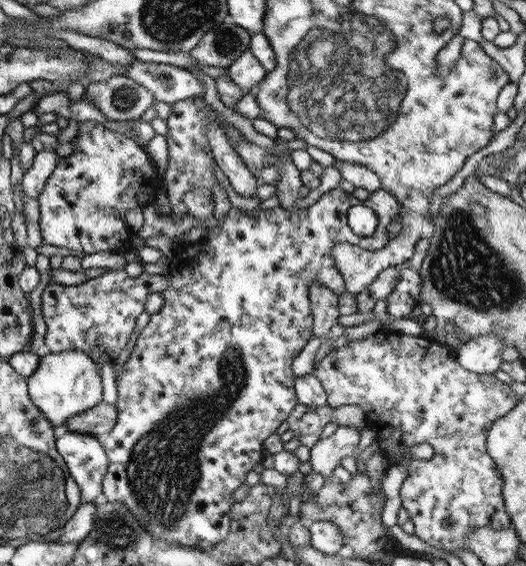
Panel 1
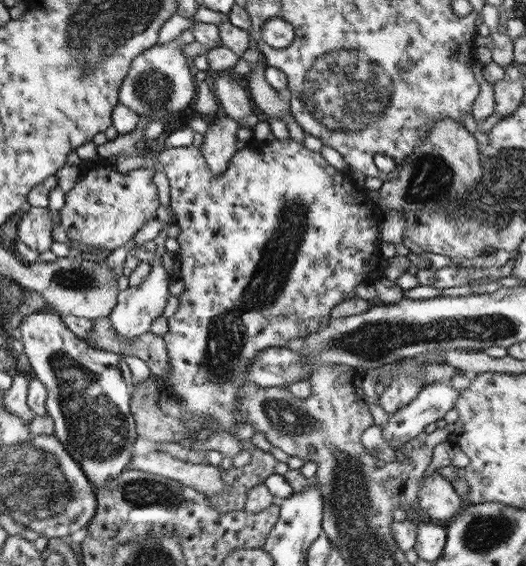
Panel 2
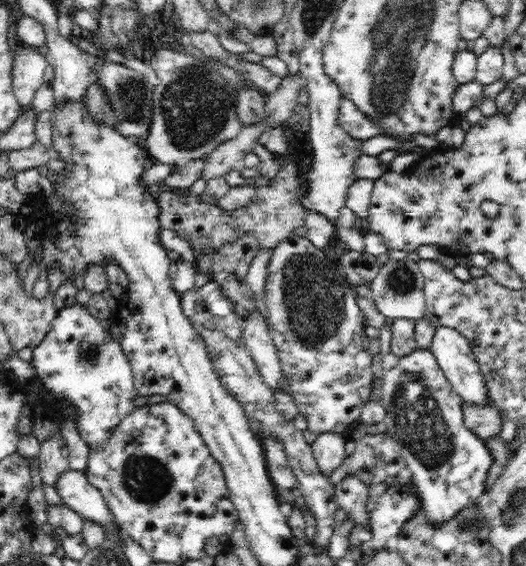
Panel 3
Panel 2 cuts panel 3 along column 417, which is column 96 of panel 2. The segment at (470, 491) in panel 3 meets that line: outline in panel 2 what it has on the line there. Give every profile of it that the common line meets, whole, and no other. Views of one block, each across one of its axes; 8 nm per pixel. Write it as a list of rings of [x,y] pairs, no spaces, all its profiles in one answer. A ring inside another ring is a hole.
[[[39,309],[24,316],[18,326],[23,343],[22,352],[31,365],[31,377],[37,378],[46,390],[44,409],[54,424],[54,437],[62,443],[66,454],[75,460],[83,475],[89,479],[93,490],[101,483],[116,478],[132,456],[131,448],[136,438],[135,421],[129,411],[130,394],[117,368],[118,356],[110,351],[89,347],[87,342],[76,338],[65,326],[64,318],[57,313]]]

